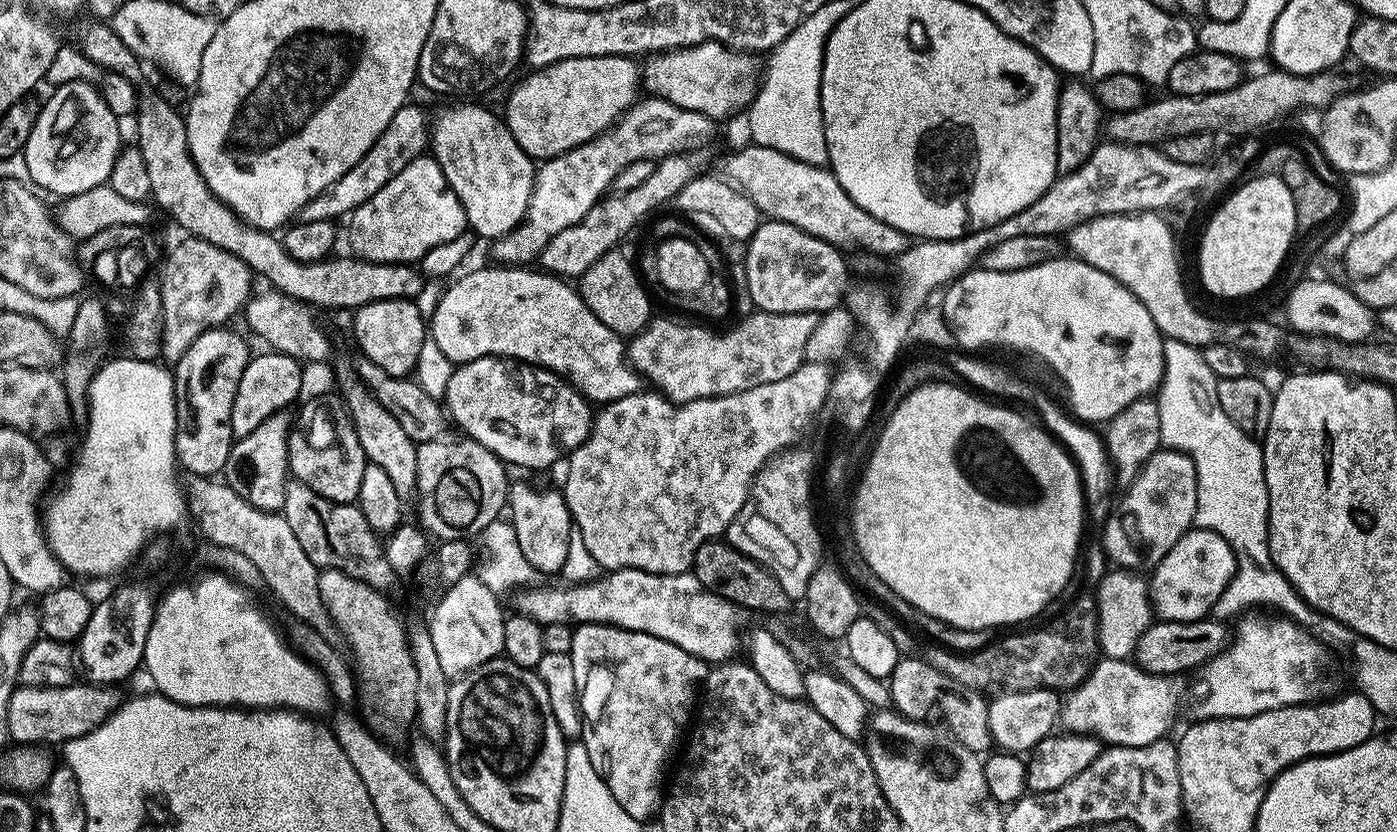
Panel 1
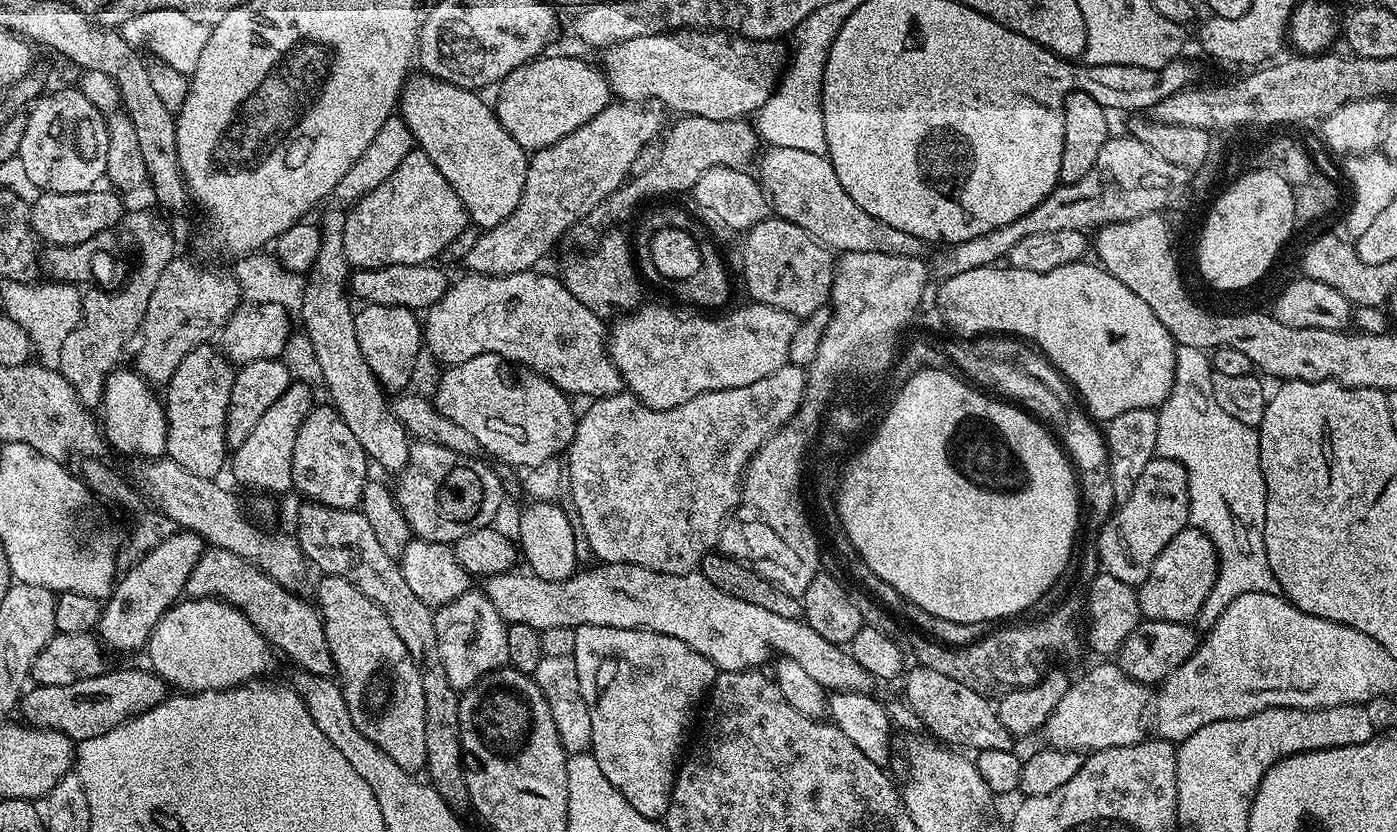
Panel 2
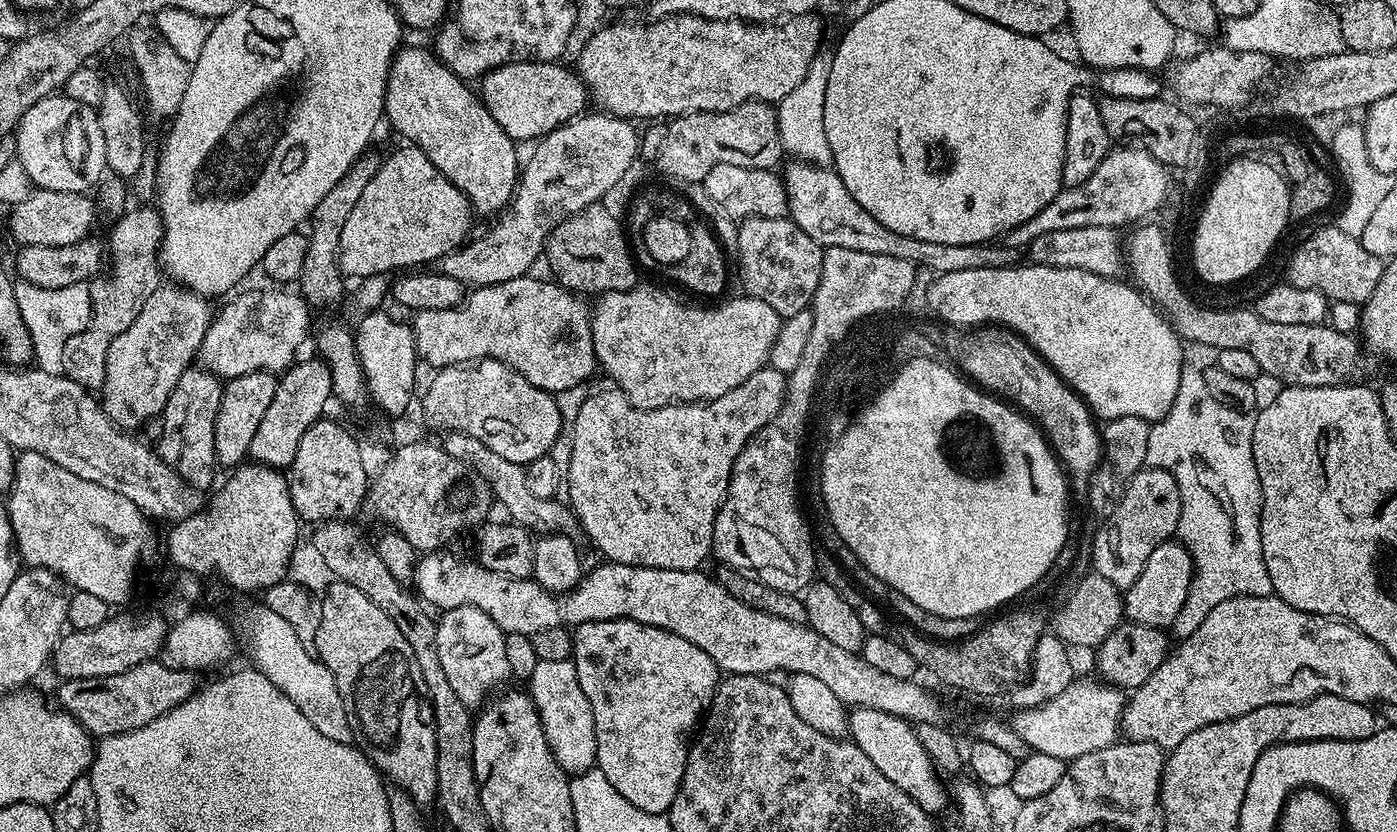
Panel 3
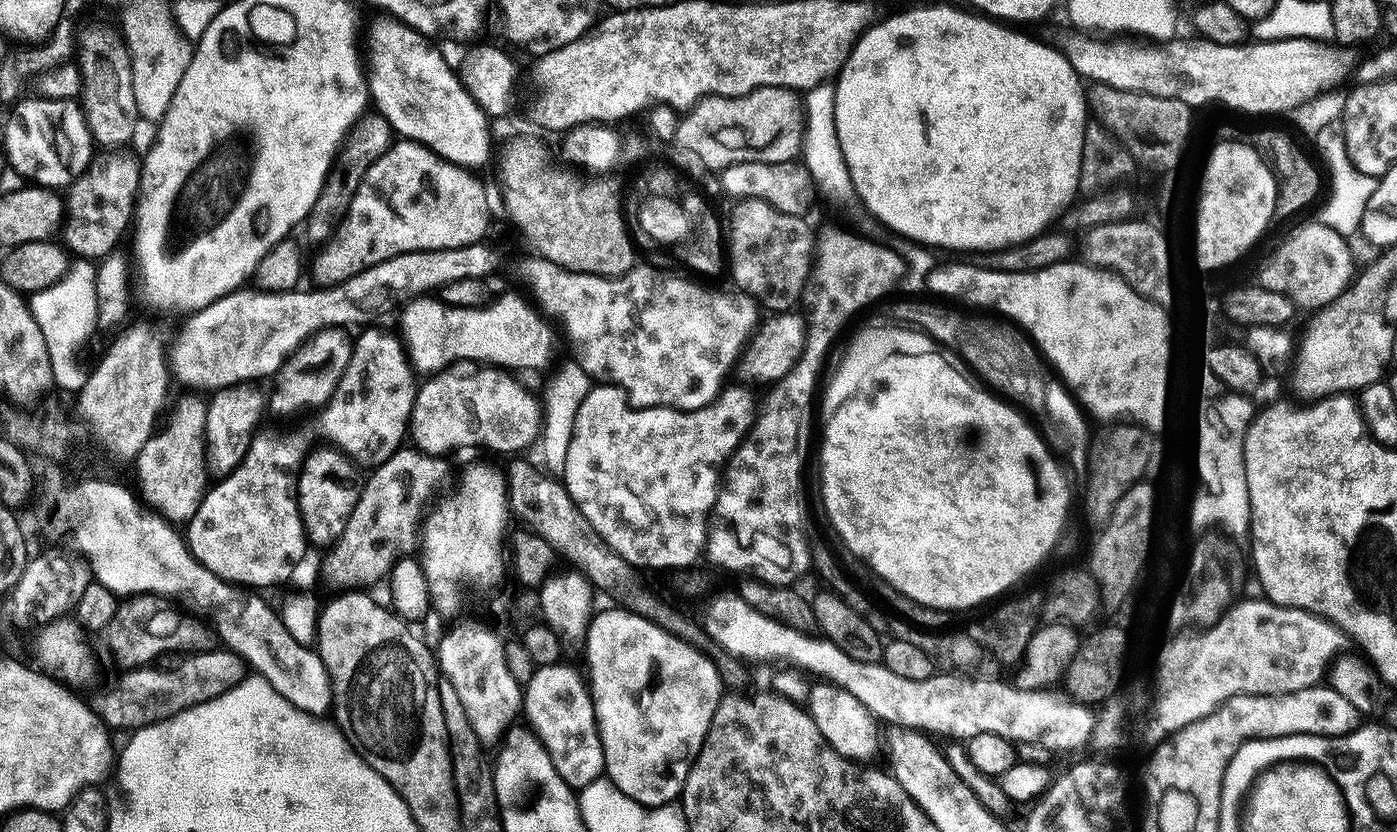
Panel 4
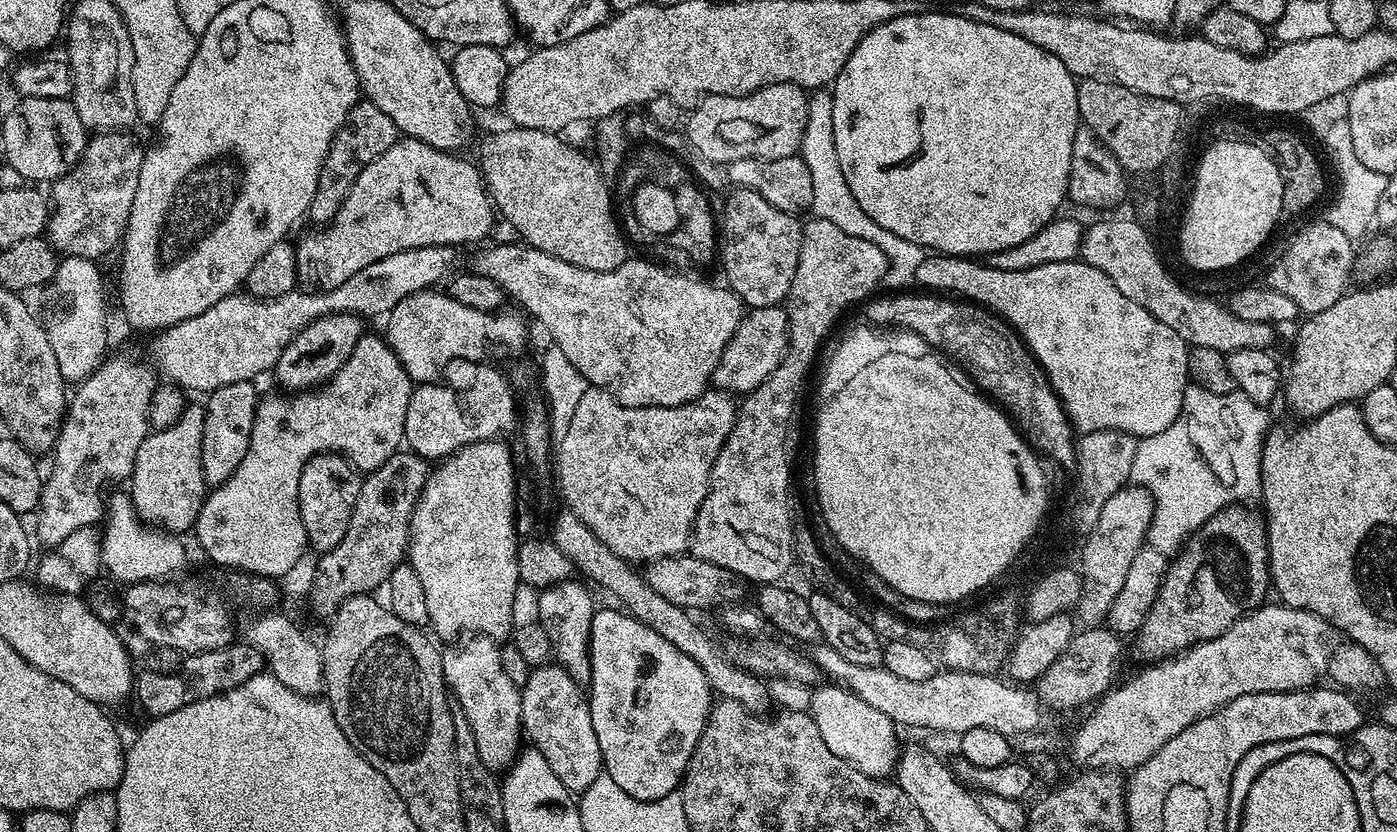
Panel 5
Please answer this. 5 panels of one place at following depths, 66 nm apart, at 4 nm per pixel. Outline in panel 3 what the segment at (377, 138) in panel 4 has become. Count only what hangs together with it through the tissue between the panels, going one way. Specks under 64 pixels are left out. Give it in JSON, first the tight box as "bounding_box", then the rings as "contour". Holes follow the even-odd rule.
{"bounding_box":[298,159,373,309],"contour":[[[358,159],[334,186],[334,190],[330,190],[330,194],[326,194],[326,198],[322,198],[322,202],[318,202],[318,206],[314,206],[312,211],[310,217],[312,229],[307,229],[306,232],[308,245],[306,259],[302,261],[298,292],[313,309],[328,308],[331,304],[338,303],[344,296],[346,280],[340,271],[342,226],[346,226],[346,218],[350,218],[350,210],[354,210],[358,198],[362,198],[362,190],[366,190],[366,182],[372,177],[373,169],[368,168],[365,160]]]}

